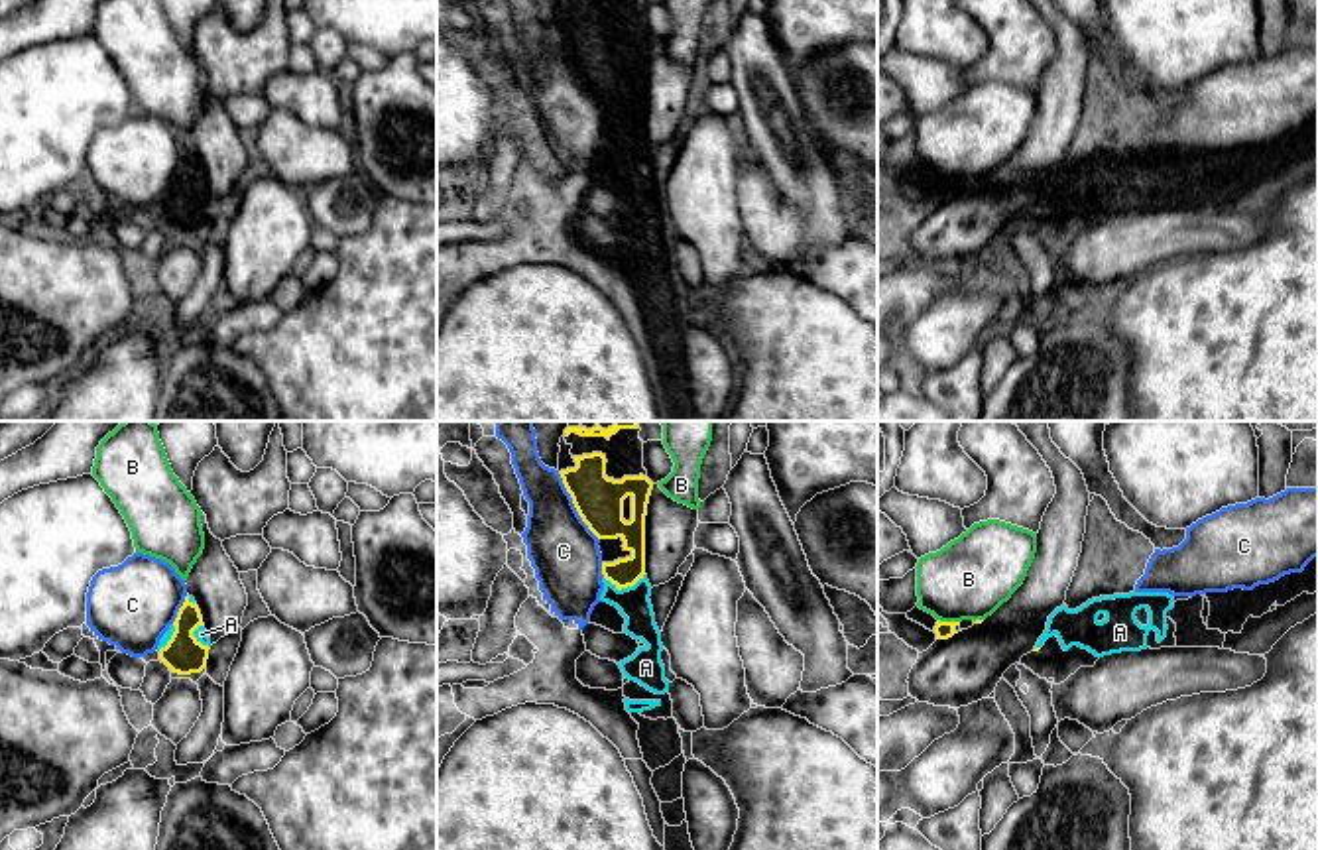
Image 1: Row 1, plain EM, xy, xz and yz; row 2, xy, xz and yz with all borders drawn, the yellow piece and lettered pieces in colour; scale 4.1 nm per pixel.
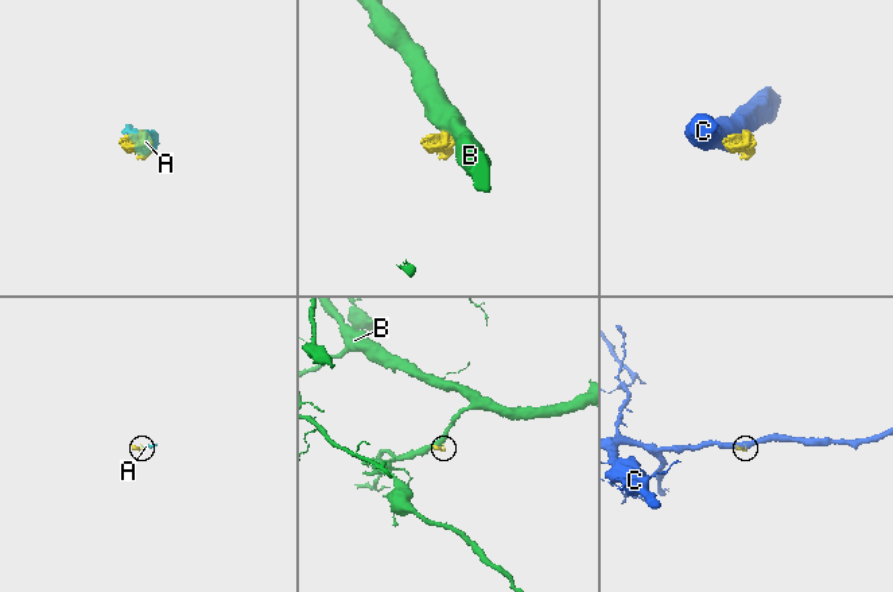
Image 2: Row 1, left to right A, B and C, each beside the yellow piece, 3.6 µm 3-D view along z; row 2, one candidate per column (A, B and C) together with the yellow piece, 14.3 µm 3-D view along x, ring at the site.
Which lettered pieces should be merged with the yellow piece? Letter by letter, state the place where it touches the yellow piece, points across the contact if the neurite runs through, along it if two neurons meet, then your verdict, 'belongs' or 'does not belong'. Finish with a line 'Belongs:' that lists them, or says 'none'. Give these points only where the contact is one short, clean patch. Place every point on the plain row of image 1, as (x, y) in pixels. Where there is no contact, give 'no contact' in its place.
A: contact xz (624, 146); way xz (624, 132), (624, 146), (634, 164); belongs
B: contact yz (949, 182); border yz (939, 178), (958, 182); does not belong
C: contact xz (575, 65); does not belong
Belongs: A

